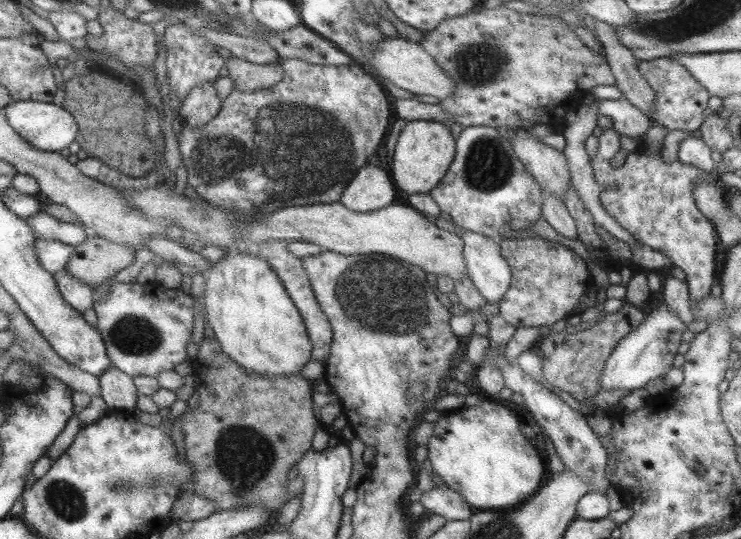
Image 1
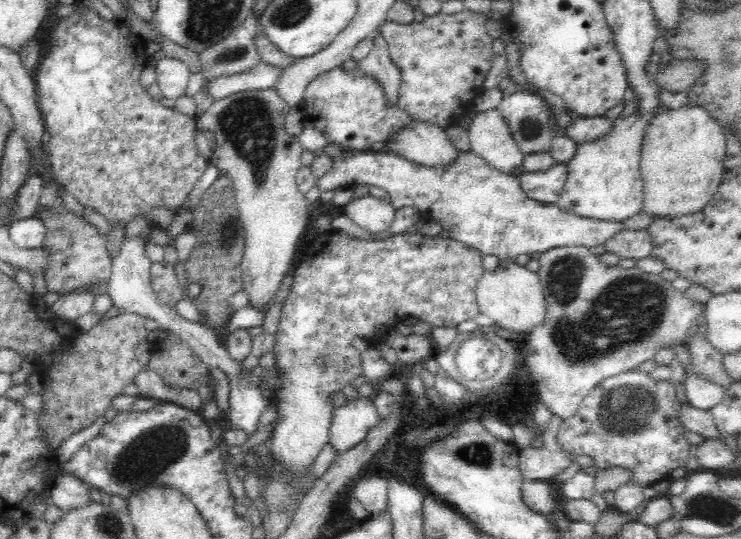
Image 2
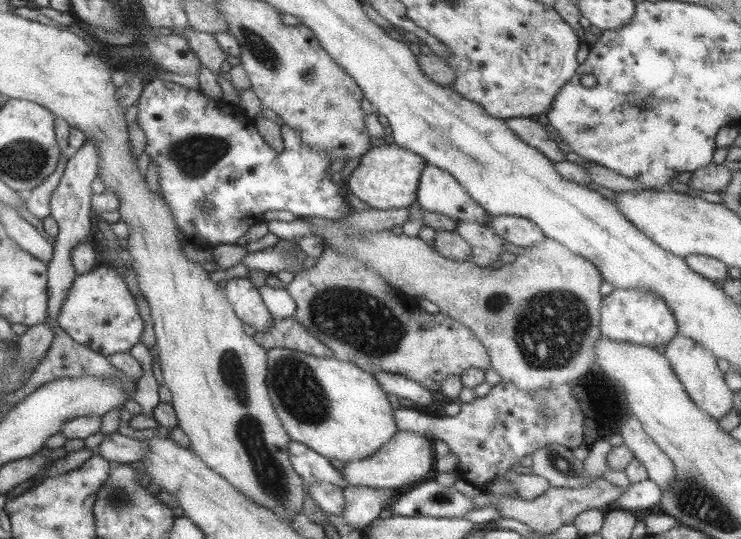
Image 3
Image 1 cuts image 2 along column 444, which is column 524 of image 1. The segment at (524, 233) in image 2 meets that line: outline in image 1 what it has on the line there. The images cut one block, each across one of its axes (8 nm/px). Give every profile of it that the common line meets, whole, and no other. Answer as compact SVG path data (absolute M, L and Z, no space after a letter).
M471 126L465 127L459 134L458 138L454 140L455 150L454 157L449 165L448 170L445 175L441 178L441 181L428 193L431 198L438 204L443 215L451 220L453 224L456 224L461 229L465 231L471 231L474 233L482 234L483 236L491 237L492 239L505 238L509 232L521 232L530 228L535 220L542 218L541 216L541 205L542 205L542 194L541 190L535 180L529 175L529 172L525 170L523 163L517 158L515 151L513 150L512 144L508 137L500 135L500 132L493 127L483 127L483 126Z

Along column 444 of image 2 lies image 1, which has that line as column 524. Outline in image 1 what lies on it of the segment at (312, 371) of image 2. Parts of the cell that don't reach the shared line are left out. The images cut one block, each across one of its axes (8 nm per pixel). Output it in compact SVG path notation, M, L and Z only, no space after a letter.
M541 237L498 240L502 257L507 261L511 271L509 286L498 300L499 317L515 329L538 327L544 330L551 328L551 325L558 320L574 318L574 308L581 293L589 285L593 285L592 277L583 260L568 247Z

